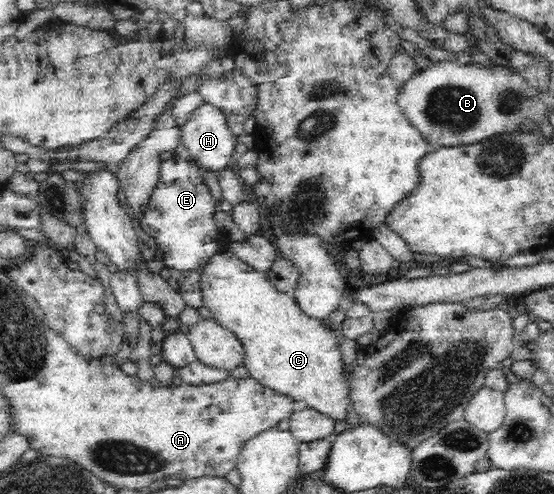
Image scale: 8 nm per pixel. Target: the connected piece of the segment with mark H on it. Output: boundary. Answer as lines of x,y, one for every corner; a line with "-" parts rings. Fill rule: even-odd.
205,102
187,118
182,125
182,133
181,150
186,152
191,160
202,166
204,171
223,171
230,168
231,158
235,152
236,137
230,131
223,109

